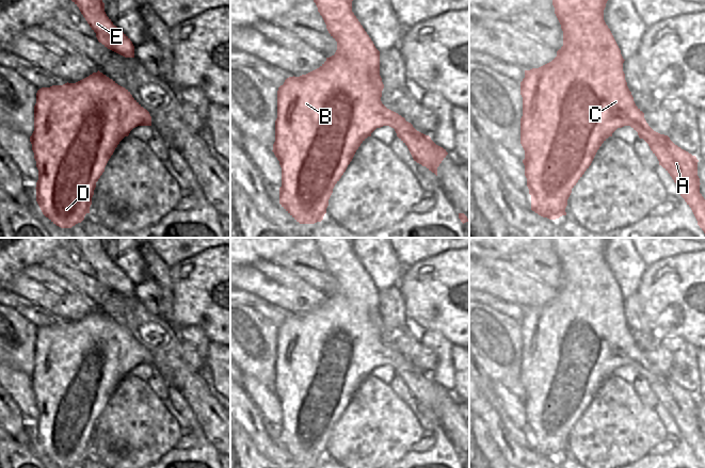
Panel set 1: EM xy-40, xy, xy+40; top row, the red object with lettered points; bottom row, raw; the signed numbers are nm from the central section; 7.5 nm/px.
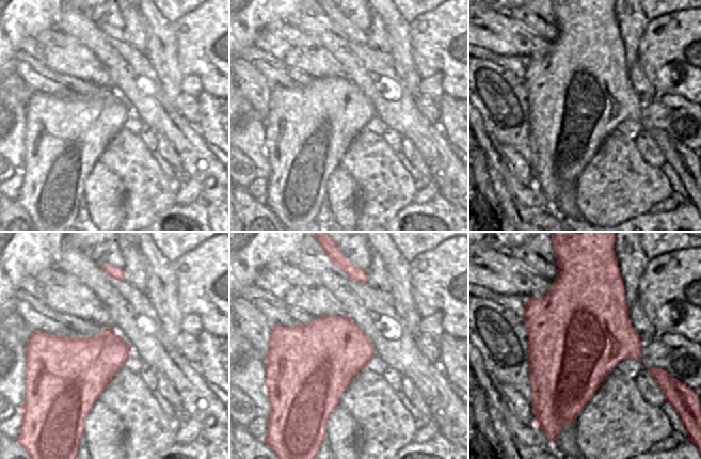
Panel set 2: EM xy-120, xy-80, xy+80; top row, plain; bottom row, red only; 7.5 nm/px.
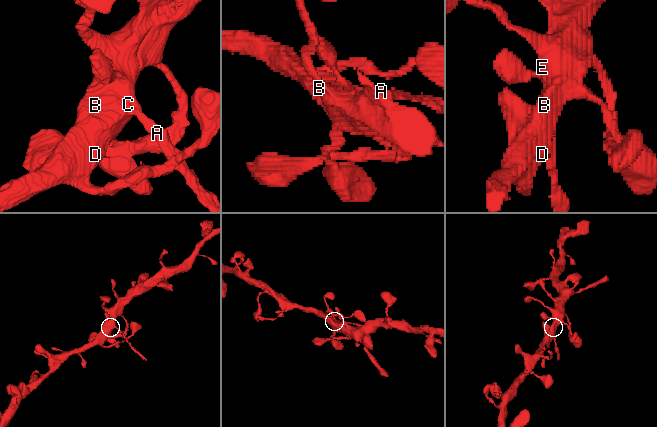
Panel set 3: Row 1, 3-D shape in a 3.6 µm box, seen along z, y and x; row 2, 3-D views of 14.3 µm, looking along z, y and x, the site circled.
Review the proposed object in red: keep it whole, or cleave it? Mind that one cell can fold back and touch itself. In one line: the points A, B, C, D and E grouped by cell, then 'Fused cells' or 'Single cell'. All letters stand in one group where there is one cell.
Groups: A / B C D E. Fused cells

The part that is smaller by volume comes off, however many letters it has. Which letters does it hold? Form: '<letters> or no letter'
A

